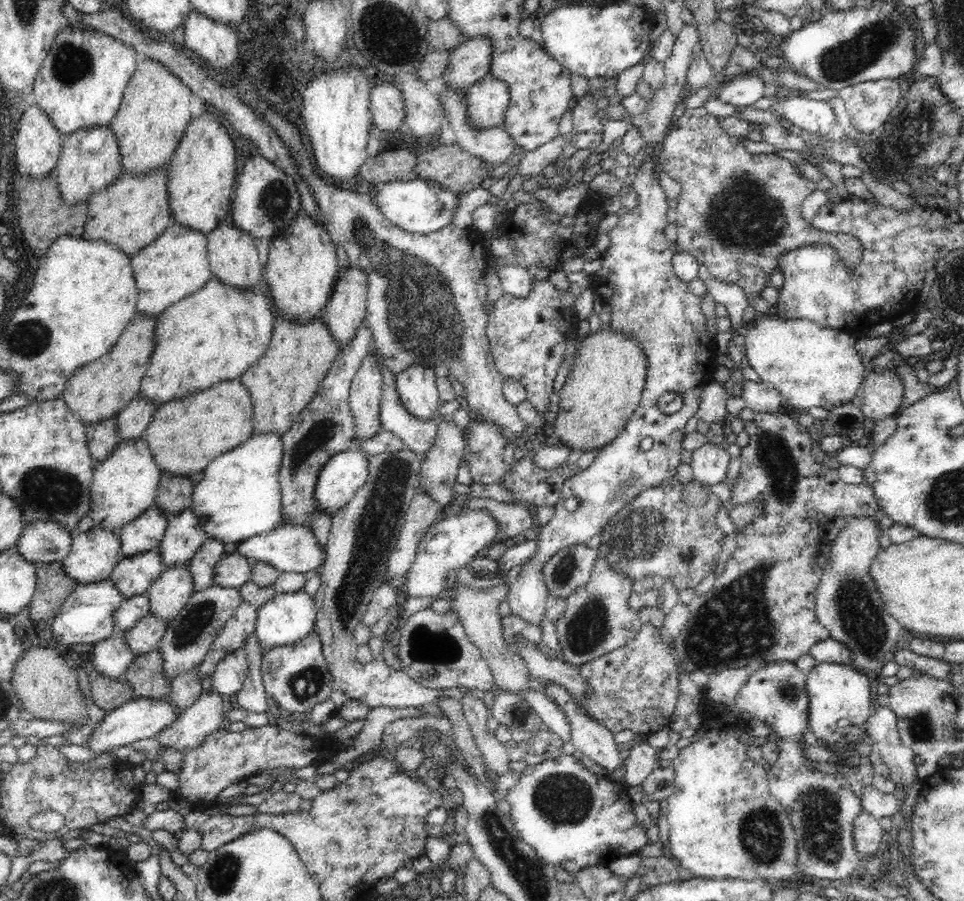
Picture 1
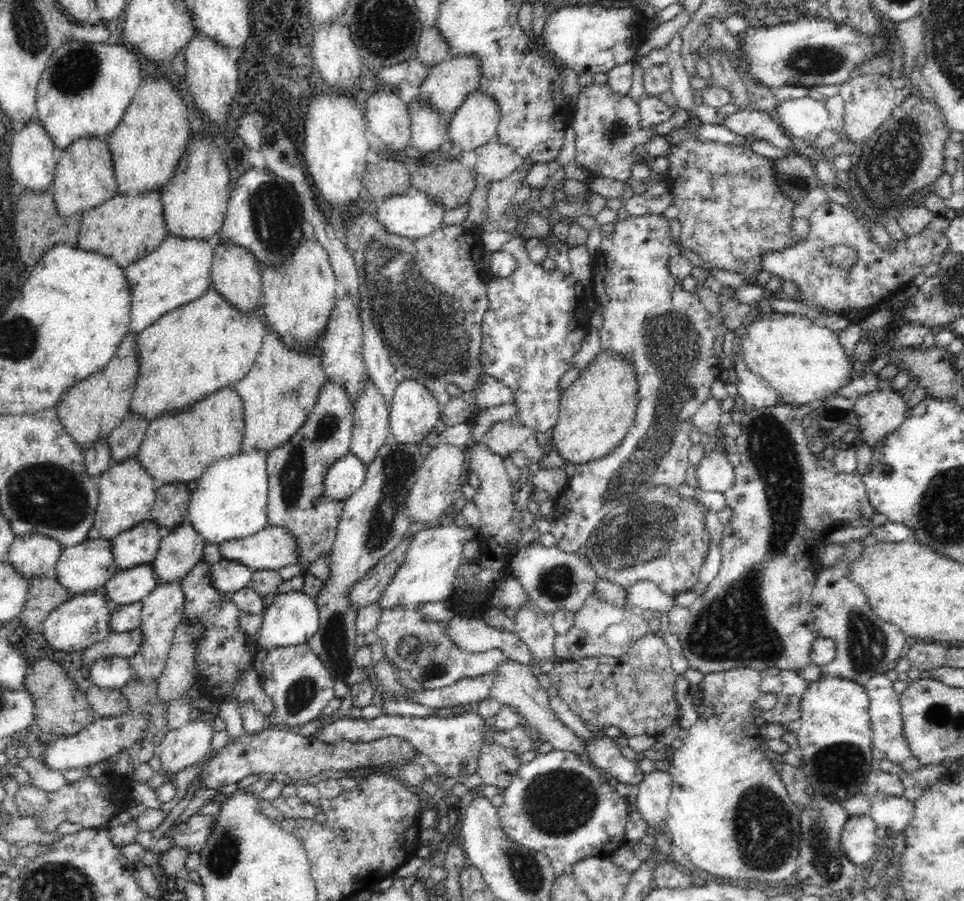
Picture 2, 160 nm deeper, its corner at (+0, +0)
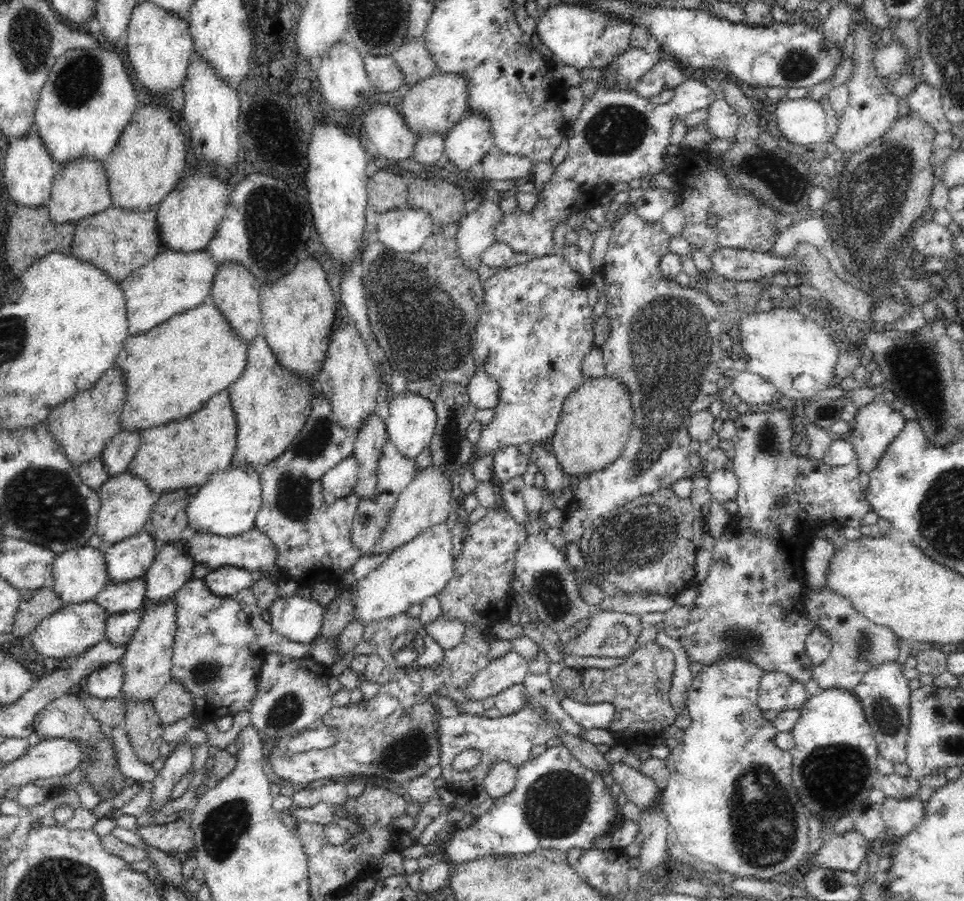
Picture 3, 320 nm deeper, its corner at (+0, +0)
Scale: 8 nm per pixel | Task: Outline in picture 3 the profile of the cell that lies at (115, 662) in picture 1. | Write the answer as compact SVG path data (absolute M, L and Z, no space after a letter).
M110 662L103 667L96 668L87 677L88 693L86 696L109 700L121 695L124 670L119 662Z

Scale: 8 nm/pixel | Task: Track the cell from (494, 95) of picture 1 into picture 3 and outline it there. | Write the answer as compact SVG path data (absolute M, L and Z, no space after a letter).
M467 111L445 137L444 154L460 171L470 171L494 149L491 122Z

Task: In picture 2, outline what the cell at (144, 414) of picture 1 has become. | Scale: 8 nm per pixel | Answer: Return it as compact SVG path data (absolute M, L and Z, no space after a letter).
M128 412L120 425L107 436L113 463L135 456L146 434L148 422L143 416Z

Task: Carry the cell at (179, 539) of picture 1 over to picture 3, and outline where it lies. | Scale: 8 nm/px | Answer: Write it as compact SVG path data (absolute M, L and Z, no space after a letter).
M181 541L159 545L154 562L152 562L150 568L143 576L143 579L146 581L145 602L158 604L158 602L164 602L168 598L173 598L178 590L188 580L192 579L192 571L195 565L193 560L185 553Z

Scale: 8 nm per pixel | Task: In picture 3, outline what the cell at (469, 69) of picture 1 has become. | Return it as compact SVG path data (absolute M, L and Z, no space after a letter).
M439 72L428 76L406 90L405 97L398 107L399 114L417 138L425 133L434 133L445 138L454 124L468 111L467 88L467 78L461 74Z

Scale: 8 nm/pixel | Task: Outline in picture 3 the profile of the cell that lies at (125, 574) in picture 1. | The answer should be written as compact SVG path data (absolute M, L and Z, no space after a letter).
M143 578L109 582L93 600L105 608L110 616L140 609L145 602L145 592L146 581Z

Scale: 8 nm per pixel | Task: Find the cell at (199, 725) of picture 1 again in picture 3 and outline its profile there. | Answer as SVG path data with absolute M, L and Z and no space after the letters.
M185 739L185 743L176 744L174 752L166 757L162 770L157 772L157 776L151 782L153 784L150 802L145 812L159 814L162 816L160 808L171 802L170 794L174 786L180 782L184 774L192 769L195 749Z

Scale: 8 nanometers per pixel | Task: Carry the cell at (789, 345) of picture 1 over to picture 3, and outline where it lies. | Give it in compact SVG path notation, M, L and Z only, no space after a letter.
M759 307L739 322L739 342L748 358L747 369L774 384L779 400L810 399L834 380L838 348L833 335L812 316L804 317L789 307Z

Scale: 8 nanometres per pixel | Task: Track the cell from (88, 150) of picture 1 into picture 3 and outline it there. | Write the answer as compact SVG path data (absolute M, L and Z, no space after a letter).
M94 158L74 159L67 163L54 178L51 198L47 203L50 221L58 224L80 222L90 216L99 214L112 207L108 175L105 164Z

